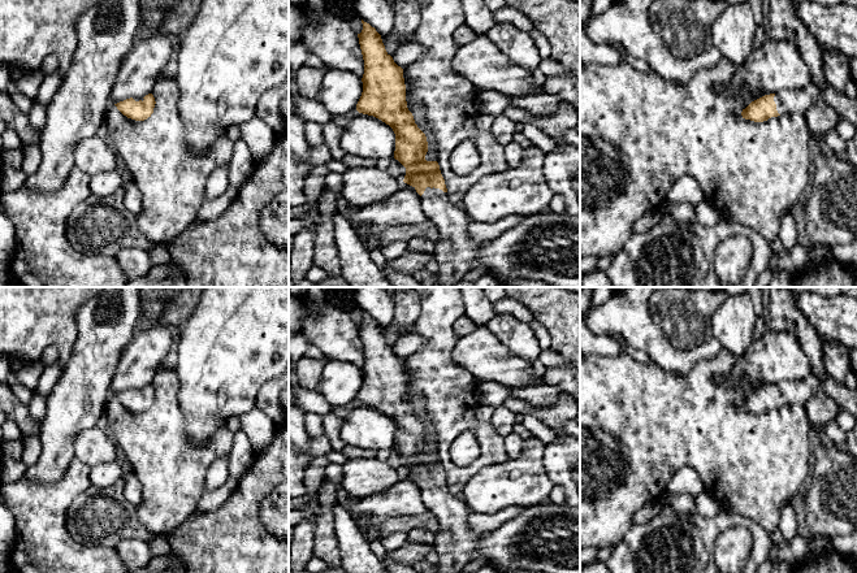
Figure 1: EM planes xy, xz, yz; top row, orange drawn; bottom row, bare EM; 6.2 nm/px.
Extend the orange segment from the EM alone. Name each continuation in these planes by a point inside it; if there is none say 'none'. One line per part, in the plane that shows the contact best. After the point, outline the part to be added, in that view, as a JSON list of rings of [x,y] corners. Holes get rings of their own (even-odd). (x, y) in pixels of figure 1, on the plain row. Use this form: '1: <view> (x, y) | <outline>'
1: xz (454, 543) | [[[427,478],[421,486],[421,498],[440,524],[433,543],[438,555],[436,573],[462,572],[481,539],[481,534],[473,533],[468,526],[472,511],[462,496],[453,495],[440,479]]]

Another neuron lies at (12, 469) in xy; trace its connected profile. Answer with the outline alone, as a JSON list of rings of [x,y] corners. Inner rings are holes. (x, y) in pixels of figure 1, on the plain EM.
[[[8,455],[3,456],[0,468],[0,485],[12,483],[23,478],[27,465],[20,459],[16,460]]]

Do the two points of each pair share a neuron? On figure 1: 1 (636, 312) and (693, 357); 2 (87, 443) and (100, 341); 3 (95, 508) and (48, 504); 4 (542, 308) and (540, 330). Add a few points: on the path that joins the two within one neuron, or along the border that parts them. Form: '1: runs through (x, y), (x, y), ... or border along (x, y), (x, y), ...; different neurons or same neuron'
1: runs through (643, 329), (671, 357), (676, 357); same neuron
2: border along (95, 425), (85, 429), (78, 435), (74, 456); different neurons
3: border along (91, 486), (68, 509), (70, 535); different neurons
4: border along (535, 318), (549, 333), (550, 348); different neurons

